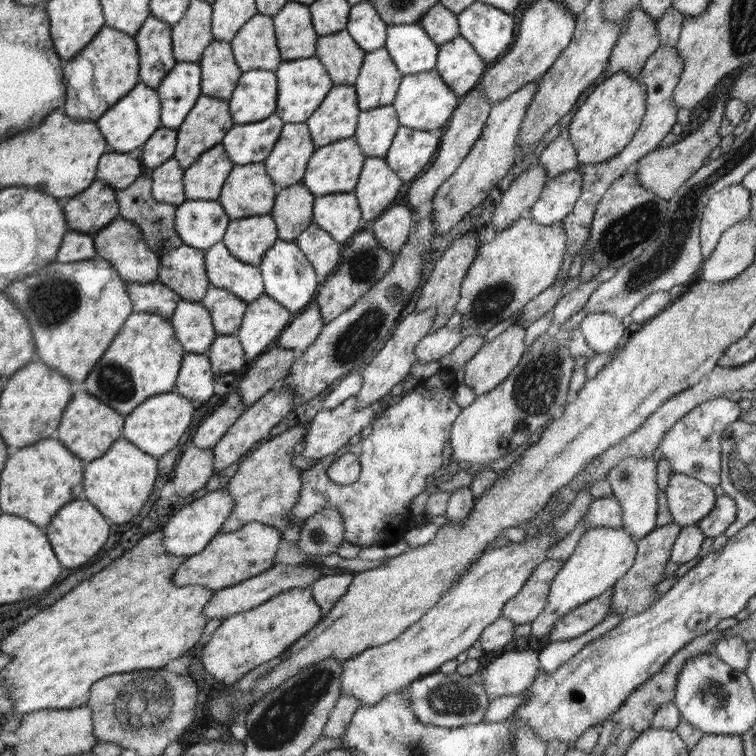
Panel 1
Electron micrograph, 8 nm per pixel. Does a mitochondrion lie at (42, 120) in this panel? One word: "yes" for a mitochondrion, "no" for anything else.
no

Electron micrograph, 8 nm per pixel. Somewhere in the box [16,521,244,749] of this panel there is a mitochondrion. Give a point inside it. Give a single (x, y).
(144, 704)

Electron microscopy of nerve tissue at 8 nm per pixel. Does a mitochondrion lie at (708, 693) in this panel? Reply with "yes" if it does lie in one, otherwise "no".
yes

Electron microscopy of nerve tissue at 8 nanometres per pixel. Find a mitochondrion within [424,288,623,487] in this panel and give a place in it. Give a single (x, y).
(535, 390)

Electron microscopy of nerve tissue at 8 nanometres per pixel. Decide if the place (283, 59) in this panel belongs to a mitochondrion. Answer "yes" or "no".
no

